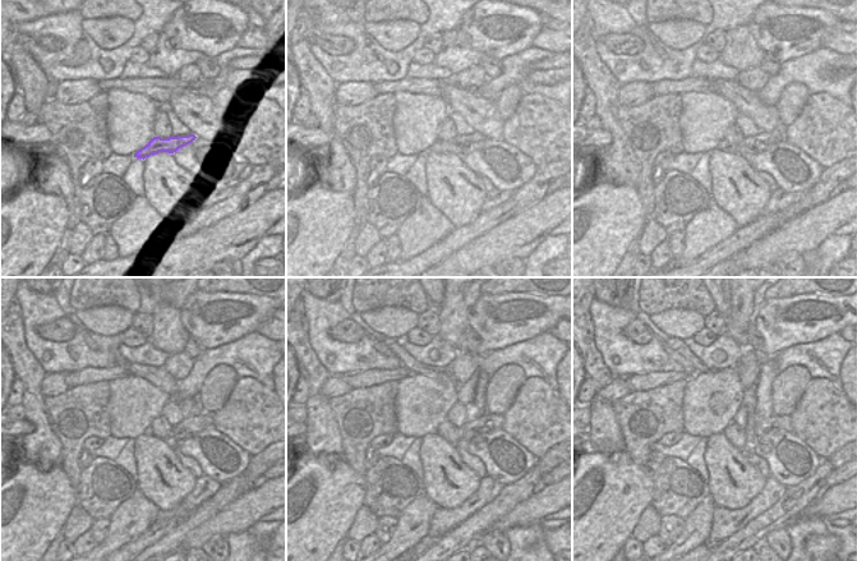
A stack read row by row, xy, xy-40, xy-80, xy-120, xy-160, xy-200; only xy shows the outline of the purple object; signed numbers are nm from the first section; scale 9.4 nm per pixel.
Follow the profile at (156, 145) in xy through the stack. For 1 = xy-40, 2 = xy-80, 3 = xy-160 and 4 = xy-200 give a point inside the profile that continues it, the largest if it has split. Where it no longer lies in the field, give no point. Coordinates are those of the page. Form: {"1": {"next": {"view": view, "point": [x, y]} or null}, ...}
{"1": {"next": {"view": "xy-40", "point": [461, 145]}}, "2": {"next": {"view": "xy-80", "point": [750, 146]}}, "3": {"next": {"view": "xy-160", "point": [484, 423]}}, "4": {"next": {"view": "xy-200", "point": [775, 423]}}}

